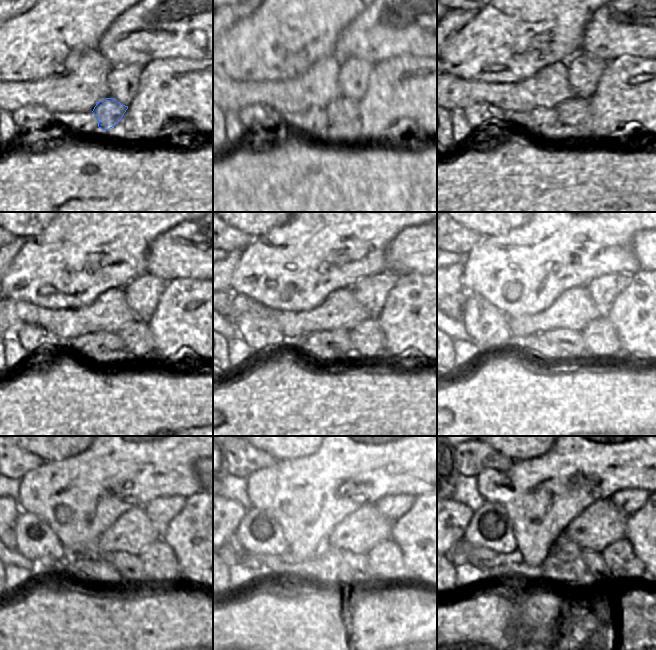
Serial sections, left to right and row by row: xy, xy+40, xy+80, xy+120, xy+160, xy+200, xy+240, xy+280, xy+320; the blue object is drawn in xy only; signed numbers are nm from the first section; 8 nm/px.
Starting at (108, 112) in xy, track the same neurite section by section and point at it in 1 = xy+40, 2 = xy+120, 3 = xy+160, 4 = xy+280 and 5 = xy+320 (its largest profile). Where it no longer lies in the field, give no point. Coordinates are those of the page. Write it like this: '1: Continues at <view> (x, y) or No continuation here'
1: Continues at xy+40 (341, 110)
2: Continues at xy+120 (138, 340)
3: Continues at xy+160 (369, 341)
4: Continues at xy+280 (385, 559)
5: Continues at xy+320 (618, 556).

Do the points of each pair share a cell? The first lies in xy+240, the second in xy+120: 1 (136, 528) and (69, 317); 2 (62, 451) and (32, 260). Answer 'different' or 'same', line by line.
1: same
2: different

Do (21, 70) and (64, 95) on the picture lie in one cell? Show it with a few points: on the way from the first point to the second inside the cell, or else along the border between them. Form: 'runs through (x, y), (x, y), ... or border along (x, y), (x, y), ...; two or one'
border along (60, 73), (40, 79), (14, 82); two

